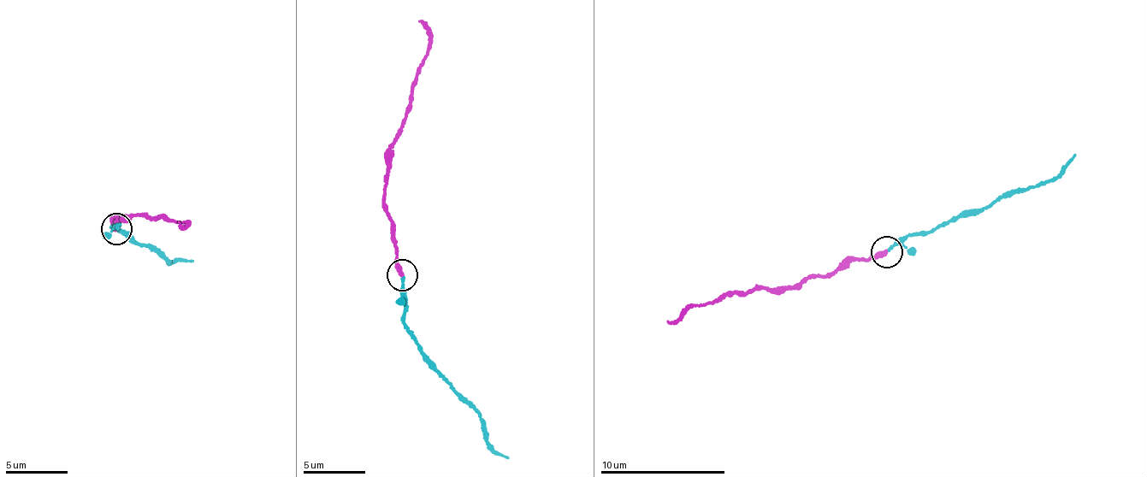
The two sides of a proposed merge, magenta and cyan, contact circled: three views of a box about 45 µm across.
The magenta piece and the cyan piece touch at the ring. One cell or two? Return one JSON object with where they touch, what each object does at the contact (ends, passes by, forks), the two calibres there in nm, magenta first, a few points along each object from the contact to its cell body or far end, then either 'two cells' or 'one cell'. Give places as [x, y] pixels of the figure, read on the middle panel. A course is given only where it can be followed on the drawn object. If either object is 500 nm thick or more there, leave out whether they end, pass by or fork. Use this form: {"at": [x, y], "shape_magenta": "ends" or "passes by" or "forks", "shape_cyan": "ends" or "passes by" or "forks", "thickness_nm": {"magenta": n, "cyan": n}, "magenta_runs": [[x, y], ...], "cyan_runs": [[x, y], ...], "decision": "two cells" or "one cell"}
{"at": [402, 275], "shape_magenta": "ends", "shape_cyan": "ends", "thickness_nm": {"magenta": 400, "cyan": 240}, "magenta_runs": [[402, 276], [395, 253], [395, 237], [387, 213], [384, 190], [410, 91], [430, 38], [418, 21]], "cyan_runs": [[402, 276], [406, 326], [439, 373], [479, 415], [487, 444], [509, 459]], "decision": "one cell"}

